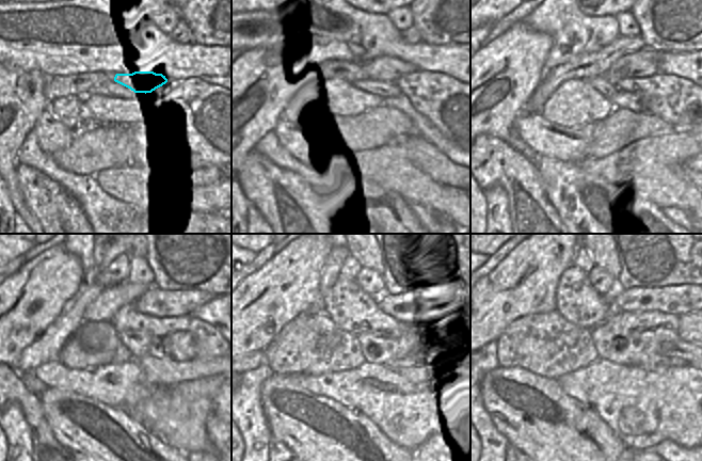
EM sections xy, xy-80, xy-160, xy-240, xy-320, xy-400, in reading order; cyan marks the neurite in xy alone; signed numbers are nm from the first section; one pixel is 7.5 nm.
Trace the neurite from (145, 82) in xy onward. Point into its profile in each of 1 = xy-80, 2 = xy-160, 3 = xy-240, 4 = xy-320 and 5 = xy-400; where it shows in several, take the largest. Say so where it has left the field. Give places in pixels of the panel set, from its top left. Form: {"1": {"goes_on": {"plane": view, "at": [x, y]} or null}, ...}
{"1": {"goes_on": {"plane": "xy-80", "at": [384, 69]}}, "2": {"goes_on": {"plane": "xy-160", "at": [644, 62]}}, "3": {"goes_on": {"plane": "xy-240", "at": [156, 302]}}, "4": {"goes_on": {"plane": "xy-320", "at": [405, 305]}}, "5": {"goes_on": {"plane": "xy-400", "at": [679, 300]}}}

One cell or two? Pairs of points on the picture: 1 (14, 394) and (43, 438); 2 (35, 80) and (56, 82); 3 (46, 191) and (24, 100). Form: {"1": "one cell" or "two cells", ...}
{"1": "one cell", "2": "two cells", "3": "two cells"}

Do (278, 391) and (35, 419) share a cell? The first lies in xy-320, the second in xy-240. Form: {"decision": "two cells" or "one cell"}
{"decision": "two cells"}

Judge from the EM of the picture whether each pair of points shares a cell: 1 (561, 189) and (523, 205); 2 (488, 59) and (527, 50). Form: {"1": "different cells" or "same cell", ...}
{"1": "different cells", "2": "same cell"}

